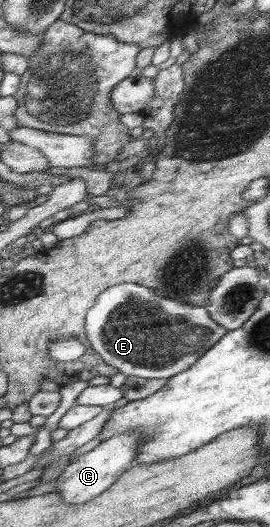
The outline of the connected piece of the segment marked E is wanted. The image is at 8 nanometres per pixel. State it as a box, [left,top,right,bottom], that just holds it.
[84,282,229,380]

